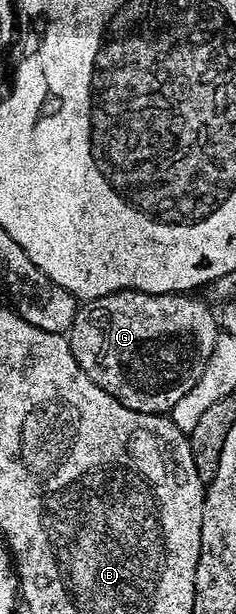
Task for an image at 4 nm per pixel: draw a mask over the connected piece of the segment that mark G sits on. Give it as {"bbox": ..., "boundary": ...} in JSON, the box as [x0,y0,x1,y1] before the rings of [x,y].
{"bbox":[67,290,219,415],"boundary":[[[127,290],[82,302],[67,332],[69,348],[75,361],[79,361],[79,369],[83,369],[99,389],[111,393],[119,405],[127,405],[127,409],[148,415],[172,412],[175,401],[199,381],[219,334],[219,319],[214,308],[212,311],[195,296],[193,293],[152,295],[146,291]]]}

